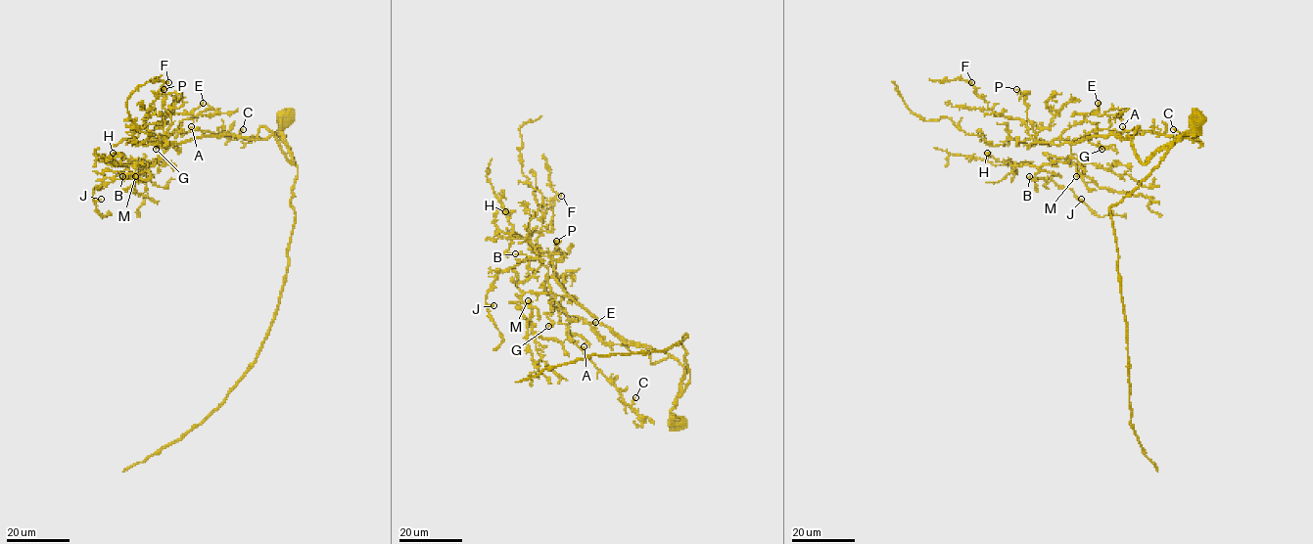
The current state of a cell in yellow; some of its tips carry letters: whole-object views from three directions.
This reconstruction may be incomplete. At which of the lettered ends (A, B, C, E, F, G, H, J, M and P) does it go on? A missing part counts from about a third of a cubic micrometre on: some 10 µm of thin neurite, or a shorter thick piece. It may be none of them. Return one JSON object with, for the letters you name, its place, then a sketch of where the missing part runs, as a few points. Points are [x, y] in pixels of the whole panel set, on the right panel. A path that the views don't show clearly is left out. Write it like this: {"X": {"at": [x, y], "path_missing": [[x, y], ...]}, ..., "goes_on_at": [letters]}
{"B": {"at": [1029, 176]}, "F": {"at": [971, 82], "path_missing": [[971, 82], [971, 98]]}, "goes_on_at": ["B", "F"]}

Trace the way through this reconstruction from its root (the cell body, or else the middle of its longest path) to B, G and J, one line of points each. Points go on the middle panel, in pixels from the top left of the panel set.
B: (677, 422), (672, 410), (683, 367), (665, 352), (621, 338), (572, 298), (555, 295), (542, 259), (515, 253)
G: (677, 422), (684, 369), (674, 357), (612, 333), (552, 277), (543, 290), (559, 307), (548, 326)
J: (677, 422), (672, 410), (683, 367), (555, 295), (542, 259), (502, 269), (485, 300), (493, 305)

